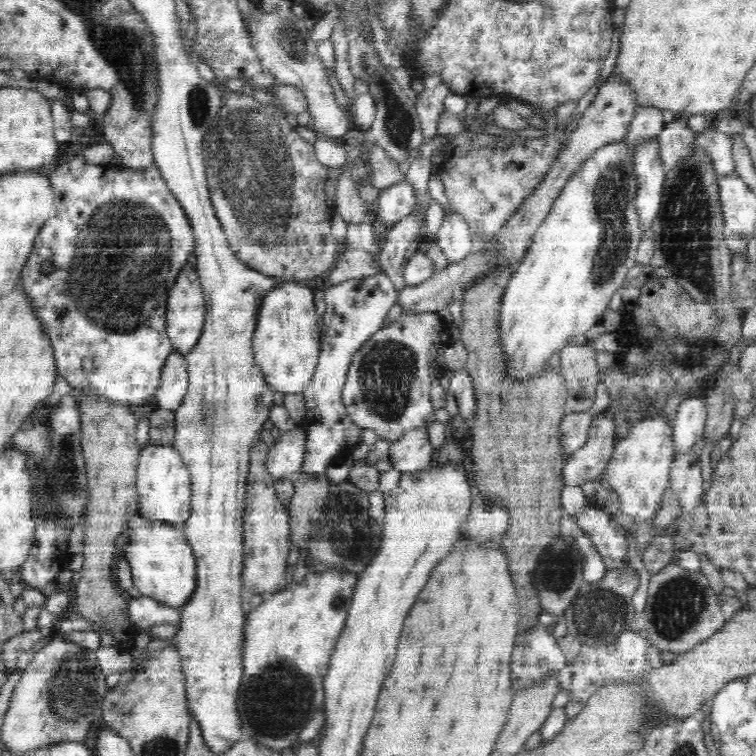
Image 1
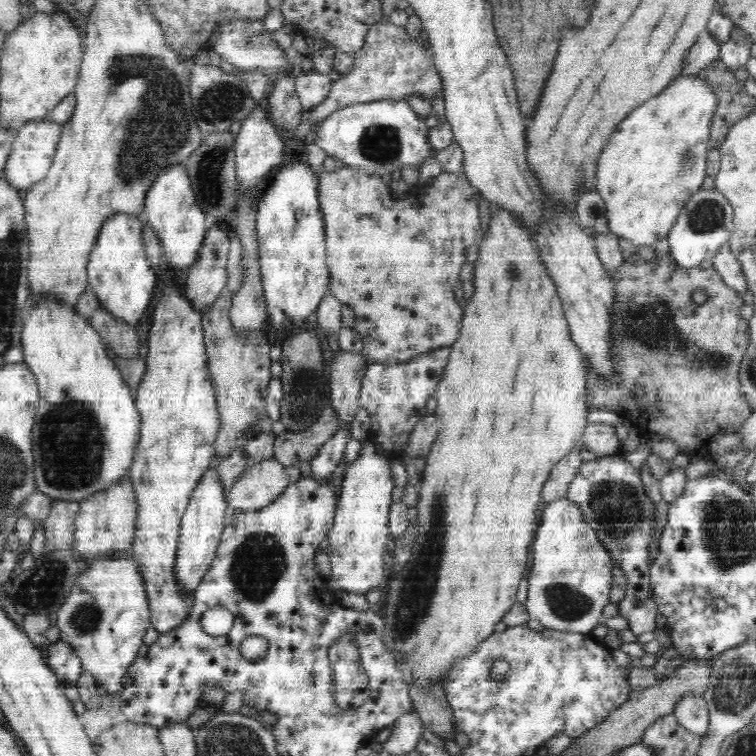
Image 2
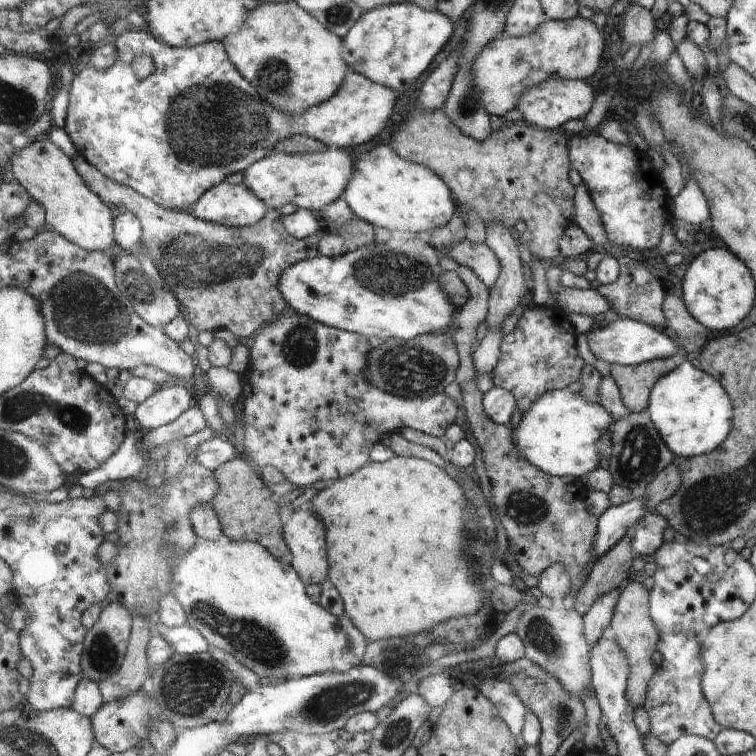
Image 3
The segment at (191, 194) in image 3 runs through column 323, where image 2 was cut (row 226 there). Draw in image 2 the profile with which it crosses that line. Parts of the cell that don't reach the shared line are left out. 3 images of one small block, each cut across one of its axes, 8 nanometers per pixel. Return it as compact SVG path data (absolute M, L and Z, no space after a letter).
M116 214L104 224L96 240L96 248L88 262L88 288L94 292L100 306L110 316L136 328L136 324L146 314L152 302L158 284L158 274L152 268L154 266L152 262L148 262L148 254L142 240L140 218L130 214Z

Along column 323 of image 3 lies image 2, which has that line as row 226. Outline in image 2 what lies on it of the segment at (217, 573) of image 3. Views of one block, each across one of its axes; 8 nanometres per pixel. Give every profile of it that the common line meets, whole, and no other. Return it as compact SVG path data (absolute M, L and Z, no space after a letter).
M678 76L666 90L658 96L646 100L634 108L610 136L604 146L598 168L596 168L596 192L600 194L606 208L606 224L612 234L626 238L636 246L656 246L658 240L668 238L678 216L690 202L690 198L700 192L704 178L708 176L708 152L710 144L710 120L716 110L716 96L706 82L694 76Z

